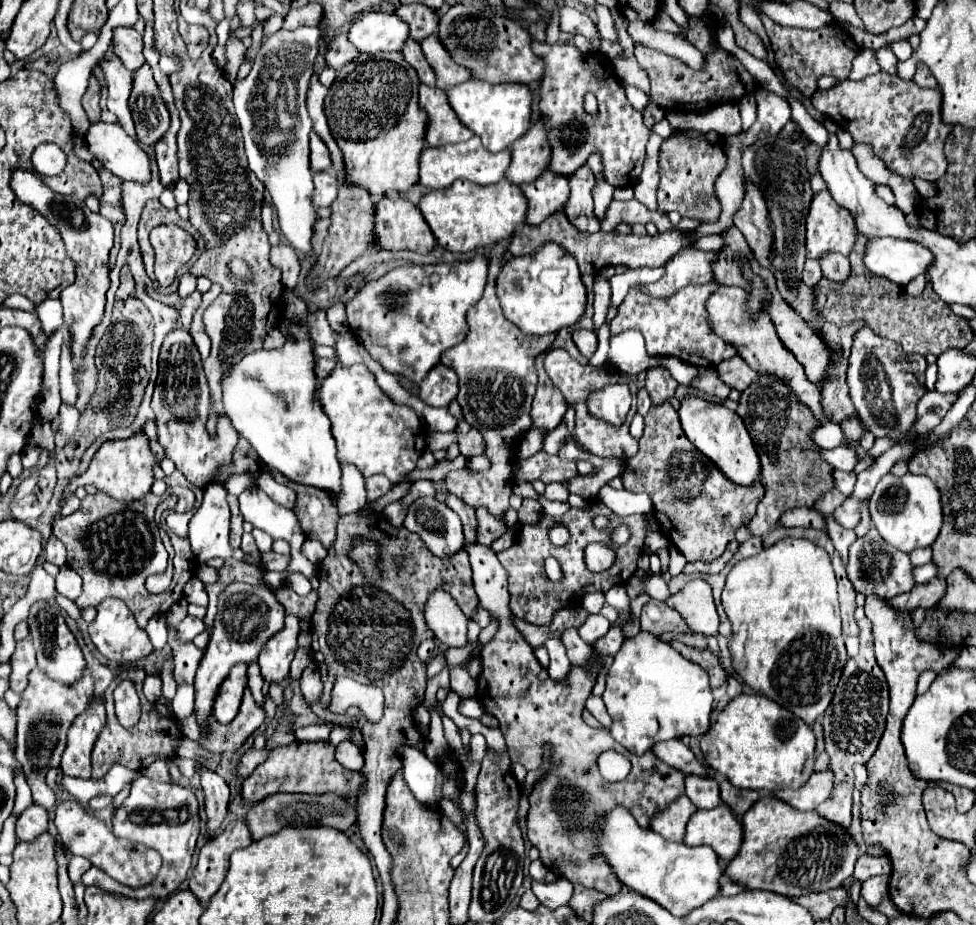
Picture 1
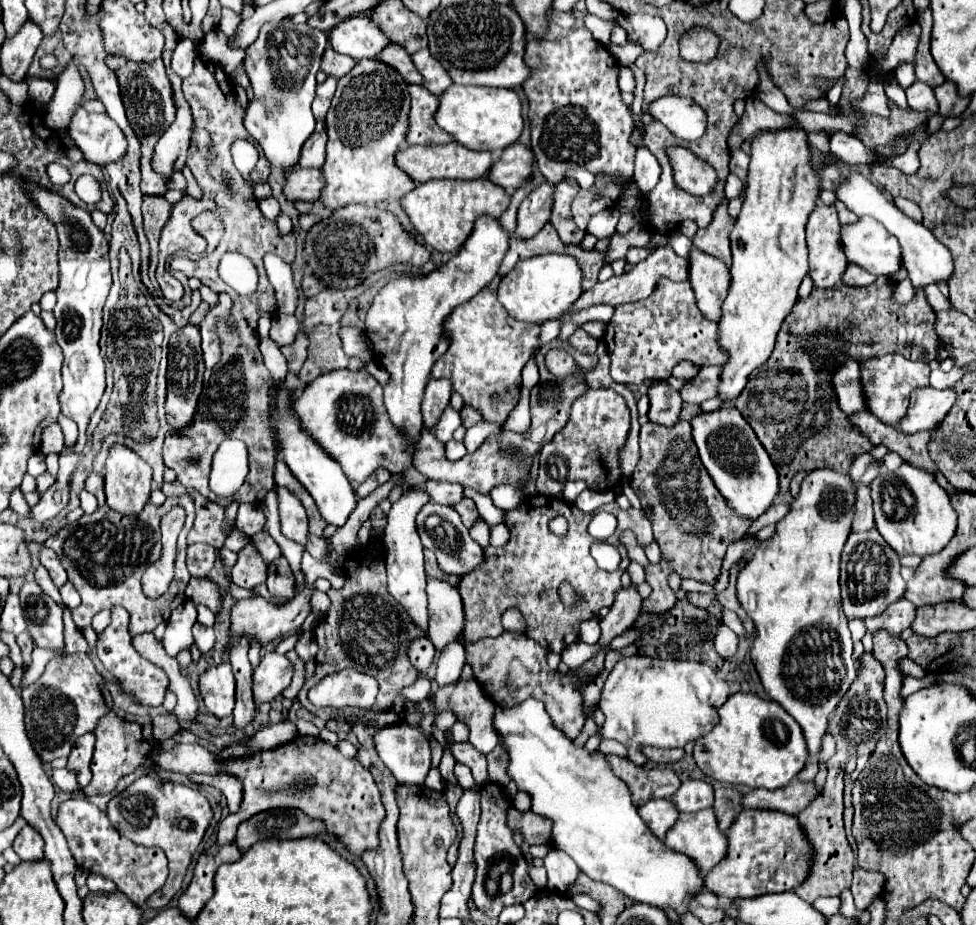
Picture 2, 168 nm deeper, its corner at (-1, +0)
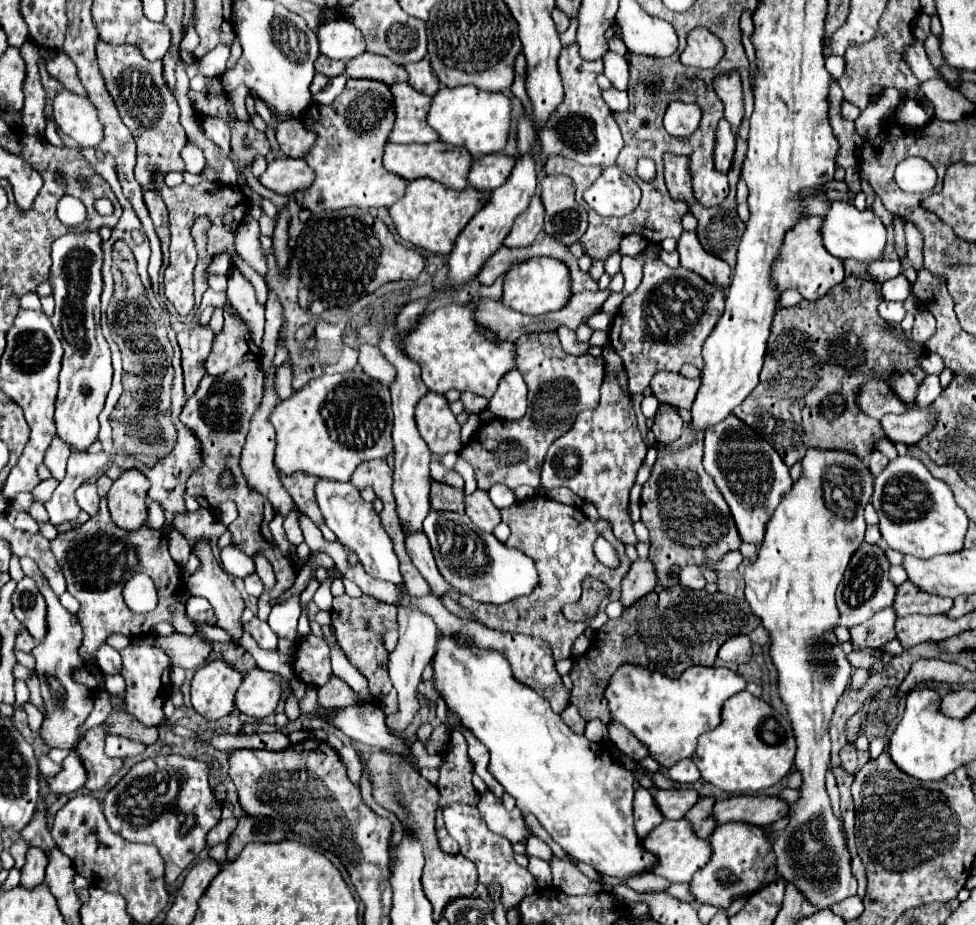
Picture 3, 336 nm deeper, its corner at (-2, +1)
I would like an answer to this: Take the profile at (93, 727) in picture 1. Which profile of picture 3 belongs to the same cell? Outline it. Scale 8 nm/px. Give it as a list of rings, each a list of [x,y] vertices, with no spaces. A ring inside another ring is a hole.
[[[71,751],[69,757],[61,763],[61,771],[57,773],[57,777],[47,779],[47,785],[49,791],[55,795],[69,795],[79,787],[83,787],[85,781],[87,781],[87,773],[81,765],[81,759],[77,757],[75,751]]]

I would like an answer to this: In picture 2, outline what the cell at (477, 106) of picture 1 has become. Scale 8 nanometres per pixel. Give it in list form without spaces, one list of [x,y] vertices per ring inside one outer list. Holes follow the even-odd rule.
[[[450,86],[440,96],[440,108],[436,112],[436,122],[442,130],[450,132],[456,142],[468,146],[470,150],[500,152],[514,144],[524,128],[522,102],[514,90],[508,88],[482,88],[482,86]]]

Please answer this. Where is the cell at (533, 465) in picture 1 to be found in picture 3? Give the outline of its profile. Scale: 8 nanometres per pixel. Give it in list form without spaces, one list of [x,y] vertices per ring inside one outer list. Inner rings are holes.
[[[605,345],[603,359],[607,363],[607,379],[601,385],[599,407],[593,411],[581,411],[575,425],[551,445],[541,471],[541,487],[545,491],[555,487],[571,489],[577,497],[597,507],[601,519],[607,519],[611,523],[617,539],[635,545],[637,535],[627,511],[629,491],[647,455],[647,445],[637,429],[637,415],[631,395],[623,393],[621,385],[617,385],[617,371],[623,369],[621,357],[611,345]]]

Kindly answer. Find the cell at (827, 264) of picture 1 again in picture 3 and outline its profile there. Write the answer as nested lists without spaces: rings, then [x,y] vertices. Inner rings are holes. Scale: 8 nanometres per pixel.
[[[881,259],[881,261],[867,265],[867,271],[877,283],[885,283],[885,281],[889,281],[901,273],[901,261],[899,259],[895,259],[895,261]]]

